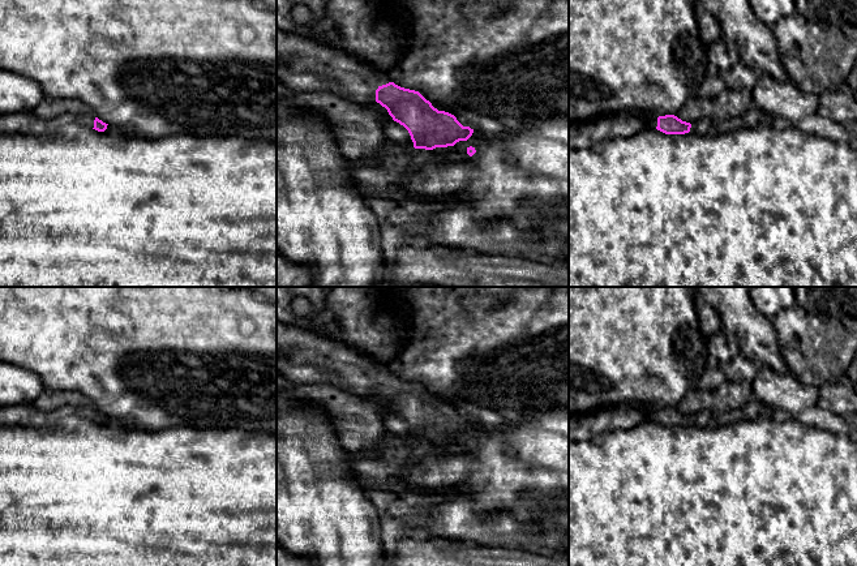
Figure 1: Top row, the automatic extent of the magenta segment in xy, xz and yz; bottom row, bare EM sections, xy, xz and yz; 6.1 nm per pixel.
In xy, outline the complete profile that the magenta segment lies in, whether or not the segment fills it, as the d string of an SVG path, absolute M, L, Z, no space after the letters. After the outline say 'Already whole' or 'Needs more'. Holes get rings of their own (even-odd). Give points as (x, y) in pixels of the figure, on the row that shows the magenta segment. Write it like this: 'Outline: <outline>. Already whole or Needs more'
Outline: M83 115L77 116L77 124L90 125L93 129L98 132L104 132L108 125L93 115L91 116L83 116Z. Needs more

